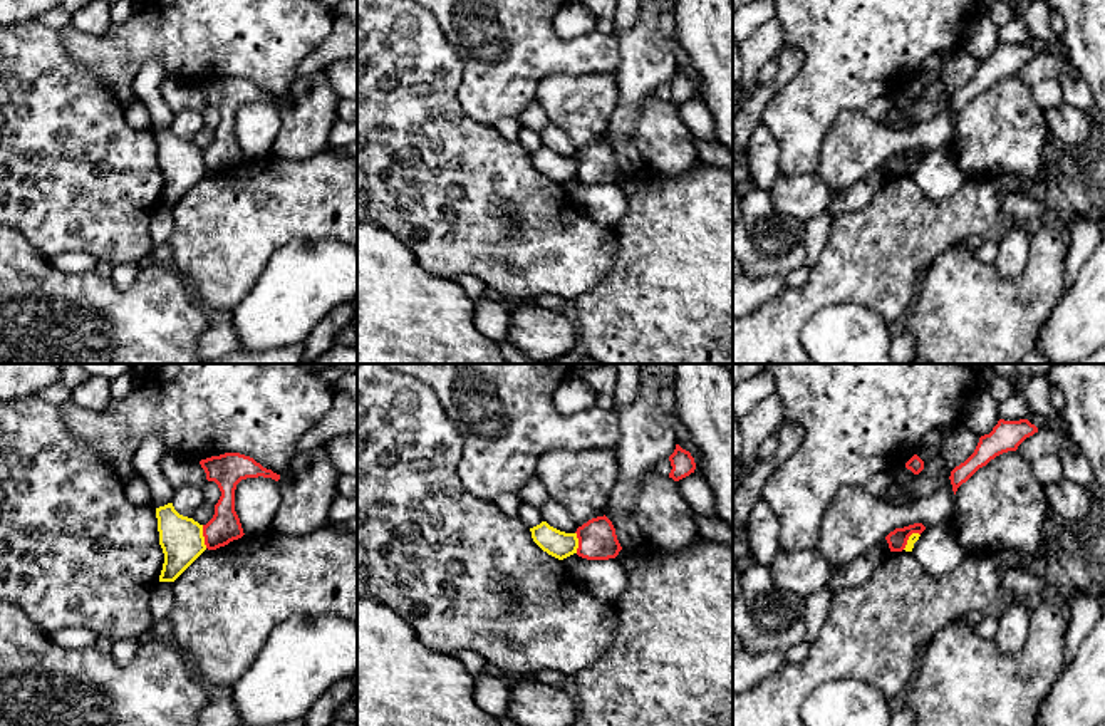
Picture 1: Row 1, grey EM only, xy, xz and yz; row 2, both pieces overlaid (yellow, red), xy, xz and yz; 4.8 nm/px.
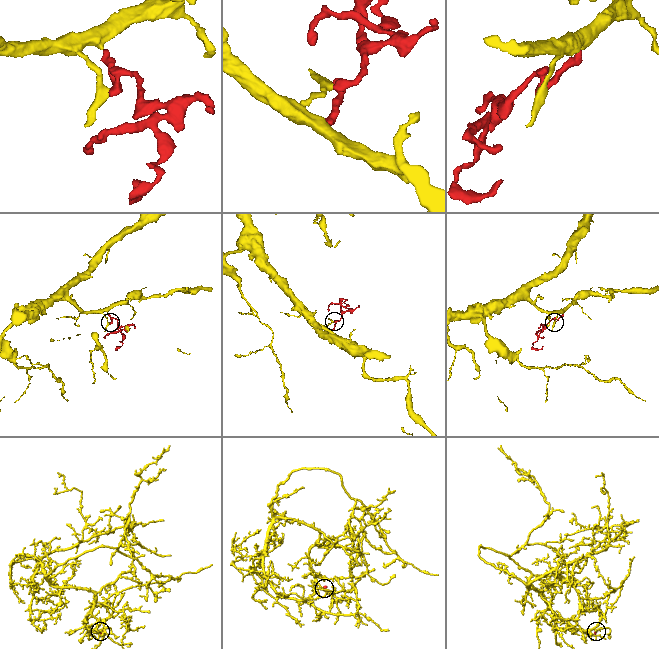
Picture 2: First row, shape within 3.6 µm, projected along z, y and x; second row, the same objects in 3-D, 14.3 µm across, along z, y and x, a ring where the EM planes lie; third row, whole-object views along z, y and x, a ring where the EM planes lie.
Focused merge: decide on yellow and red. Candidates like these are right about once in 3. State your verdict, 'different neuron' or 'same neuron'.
different neuron

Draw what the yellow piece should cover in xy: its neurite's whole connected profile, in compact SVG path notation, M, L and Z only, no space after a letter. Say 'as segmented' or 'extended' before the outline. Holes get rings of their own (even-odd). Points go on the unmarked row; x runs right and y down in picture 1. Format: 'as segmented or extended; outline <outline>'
as segmented; outline M173 127L156 132L164 188L159 206L174 206L205 174L203 149L179 139Z

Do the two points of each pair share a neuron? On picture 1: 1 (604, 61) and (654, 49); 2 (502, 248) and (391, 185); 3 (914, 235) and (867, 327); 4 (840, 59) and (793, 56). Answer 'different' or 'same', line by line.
1: different
2: same
3: different
4: different

